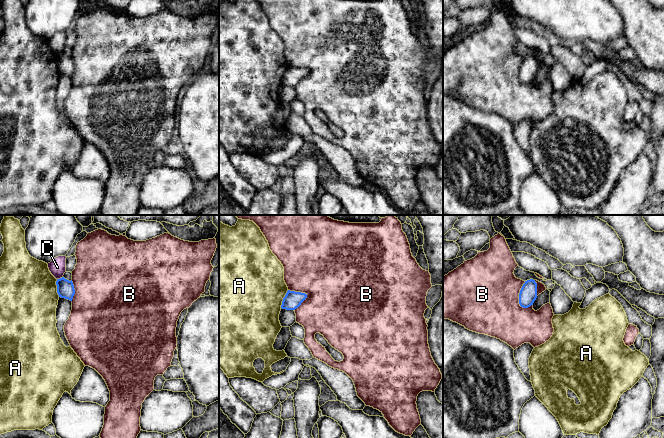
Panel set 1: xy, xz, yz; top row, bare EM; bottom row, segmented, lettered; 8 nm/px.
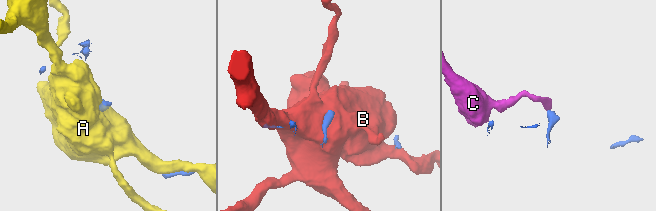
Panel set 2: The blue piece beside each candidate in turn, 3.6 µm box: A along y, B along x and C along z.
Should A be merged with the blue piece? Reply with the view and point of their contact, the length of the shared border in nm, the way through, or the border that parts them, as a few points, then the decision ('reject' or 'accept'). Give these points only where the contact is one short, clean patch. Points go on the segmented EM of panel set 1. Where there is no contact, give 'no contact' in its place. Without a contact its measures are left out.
contact xy (57, 288); length 150 nm; reject

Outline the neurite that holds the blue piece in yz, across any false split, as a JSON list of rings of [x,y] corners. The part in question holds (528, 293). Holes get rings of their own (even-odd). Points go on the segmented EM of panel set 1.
[[[533,279],[525,281],[519,293],[520,306],[523,308],[528,308],[531,305],[533,305],[536,298],[537,298],[537,283]]]

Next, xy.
[[[62,277],[60,279],[57,279],[56,285],[59,297],[72,301],[73,296],[75,294],[75,289],[72,280],[69,281]]]

